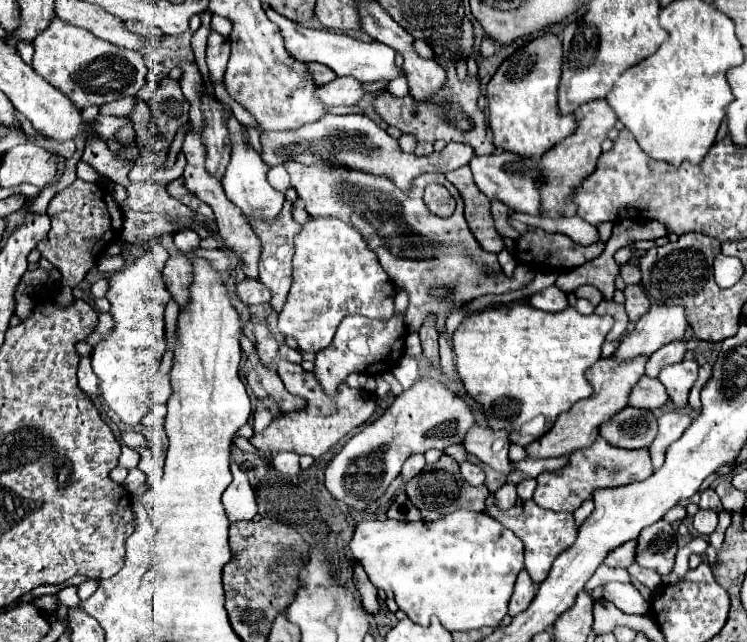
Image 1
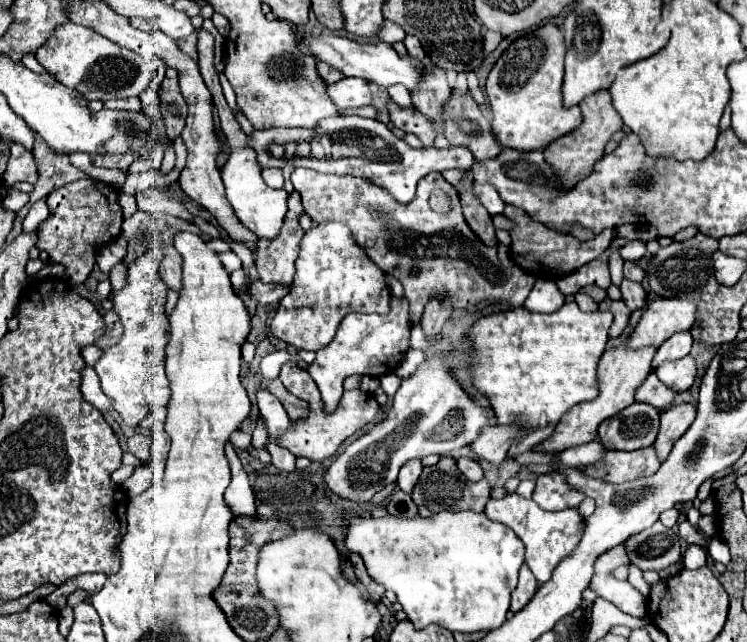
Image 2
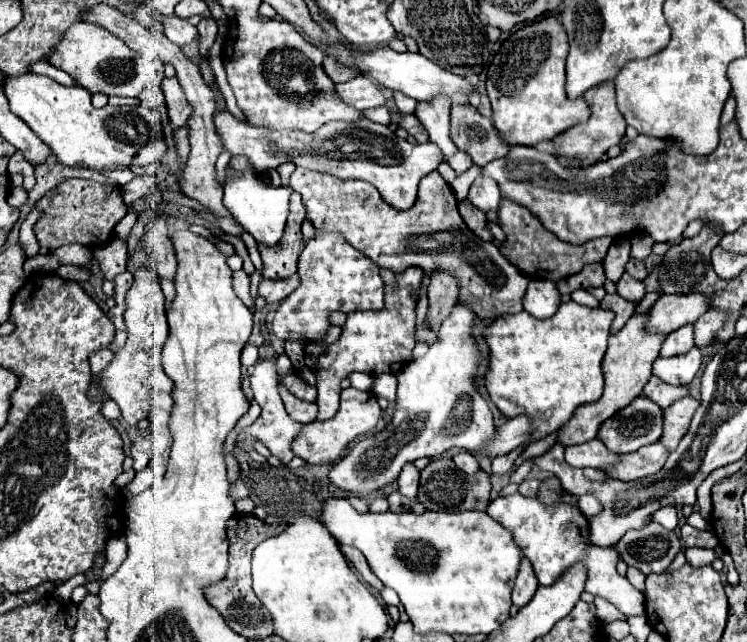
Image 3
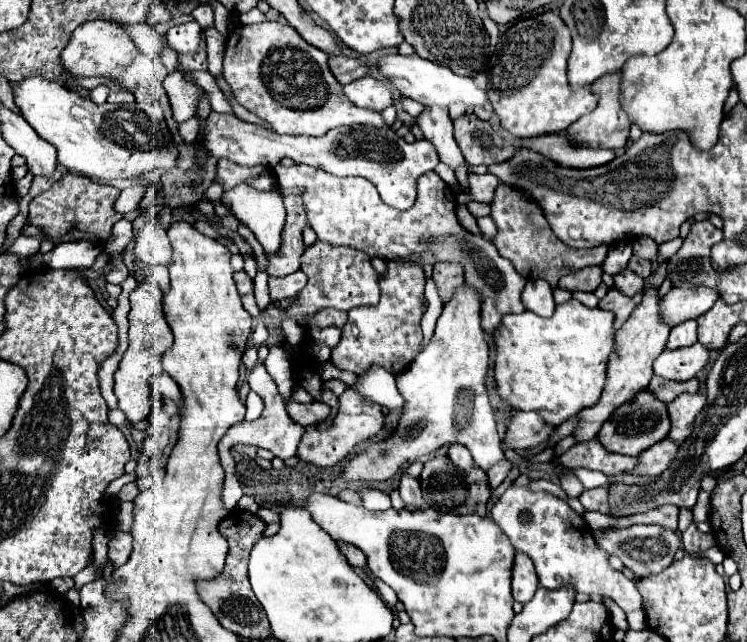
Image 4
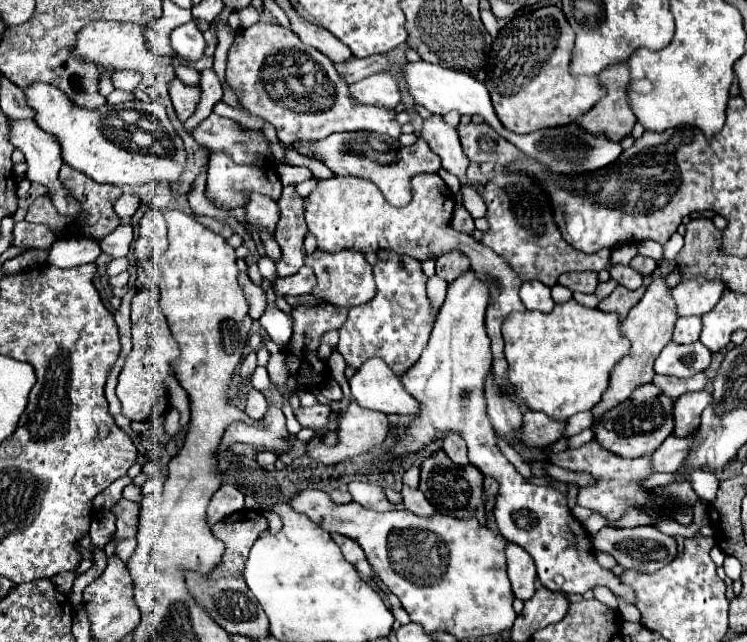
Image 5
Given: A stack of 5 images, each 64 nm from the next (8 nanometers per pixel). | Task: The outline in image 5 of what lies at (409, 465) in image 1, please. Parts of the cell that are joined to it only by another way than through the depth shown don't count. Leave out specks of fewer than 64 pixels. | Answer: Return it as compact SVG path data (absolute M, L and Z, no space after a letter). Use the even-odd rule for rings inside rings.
M404 484L402 498L404 498L406 510L410 510L410 512L414 512L418 516L432 516L434 514L432 504L428 504L428 500L424 498L424 494L418 488L410 488L410 486Z

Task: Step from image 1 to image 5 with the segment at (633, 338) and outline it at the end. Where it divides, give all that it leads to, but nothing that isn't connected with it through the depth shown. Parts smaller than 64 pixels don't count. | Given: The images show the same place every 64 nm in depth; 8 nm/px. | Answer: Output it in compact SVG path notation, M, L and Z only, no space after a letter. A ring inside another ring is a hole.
M694 278L672 288L672 298L676 300L678 316L702 316L710 312L724 292L724 284L720 280Z

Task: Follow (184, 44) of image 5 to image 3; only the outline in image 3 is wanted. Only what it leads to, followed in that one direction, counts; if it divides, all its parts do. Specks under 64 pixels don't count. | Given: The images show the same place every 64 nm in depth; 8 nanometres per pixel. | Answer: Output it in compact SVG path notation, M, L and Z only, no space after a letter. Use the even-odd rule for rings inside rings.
M162 16L160 22L164 24L164 34L168 36L168 40L172 40L178 46L184 46L188 42L192 42L198 36L196 26L192 26L188 20L178 18L178 16Z

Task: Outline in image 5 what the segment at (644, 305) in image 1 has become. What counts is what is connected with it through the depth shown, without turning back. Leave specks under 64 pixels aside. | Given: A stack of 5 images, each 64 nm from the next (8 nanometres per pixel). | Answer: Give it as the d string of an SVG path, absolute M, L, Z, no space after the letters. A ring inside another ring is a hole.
M614 266L614 268L610 268L610 276L628 290L638 290L642 286L642 276L636 270L632 270L630 266Z

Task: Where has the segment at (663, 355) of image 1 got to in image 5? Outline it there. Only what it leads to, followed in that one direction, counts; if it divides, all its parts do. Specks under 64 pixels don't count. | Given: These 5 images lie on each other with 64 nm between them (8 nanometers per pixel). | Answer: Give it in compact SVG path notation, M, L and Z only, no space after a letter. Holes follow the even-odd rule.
M686 316L686 318L680 318L680 320L676 322L672 342L676 342L676 344L692 344L692 342L698 340L700 330L702 330L700 316Z

